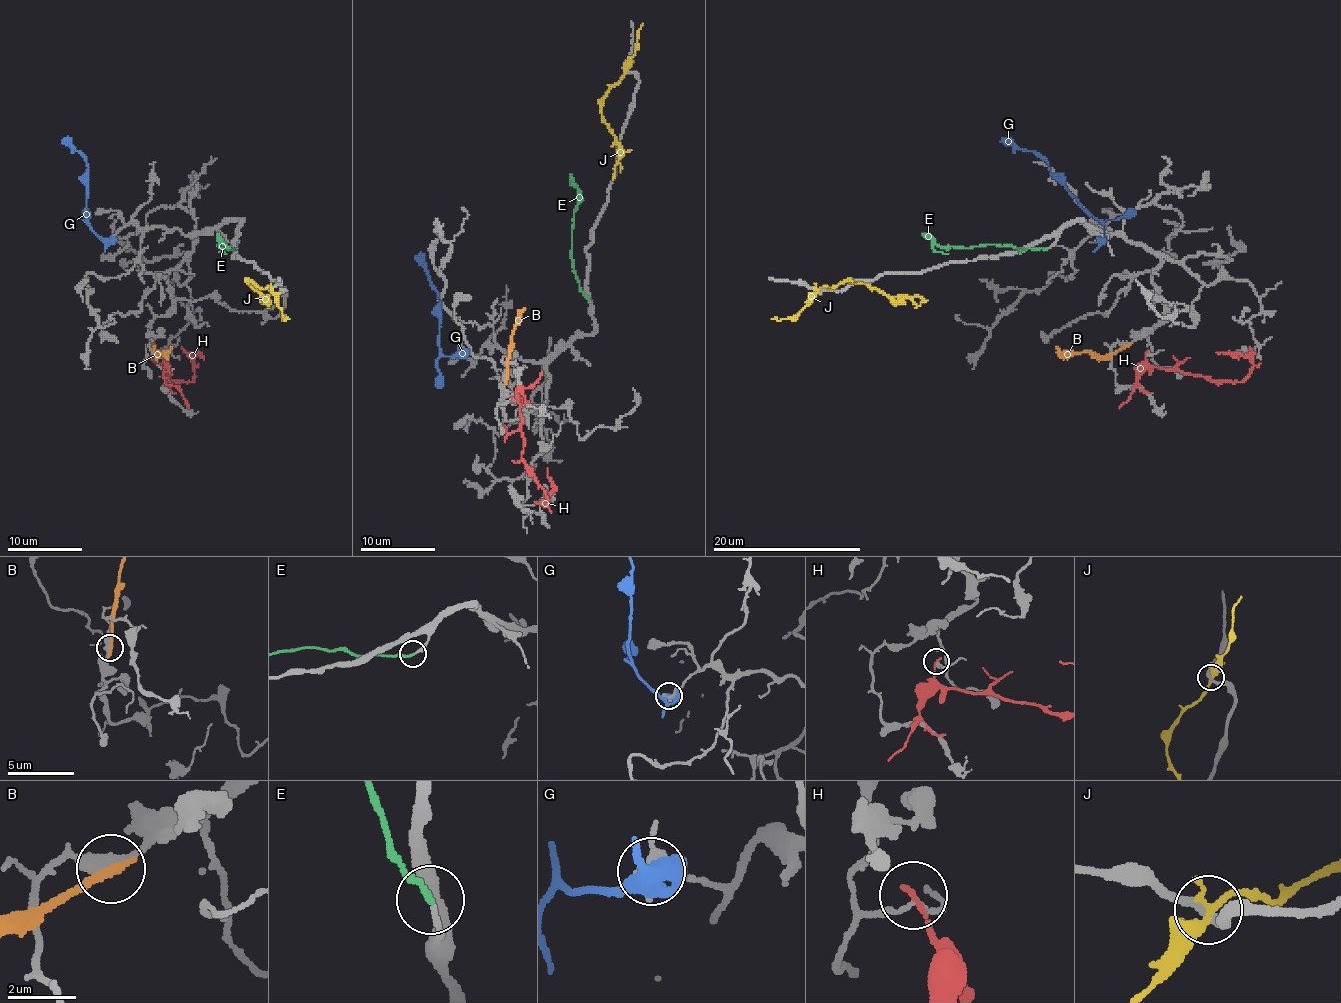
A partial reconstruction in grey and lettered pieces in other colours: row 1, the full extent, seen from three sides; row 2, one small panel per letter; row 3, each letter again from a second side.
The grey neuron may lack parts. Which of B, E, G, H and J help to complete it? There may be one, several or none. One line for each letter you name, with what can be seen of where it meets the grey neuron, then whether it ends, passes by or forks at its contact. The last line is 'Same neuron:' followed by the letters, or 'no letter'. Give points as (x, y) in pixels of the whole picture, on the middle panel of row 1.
E: Touches grey at (589, 300). It ends there
Same neuron: E

